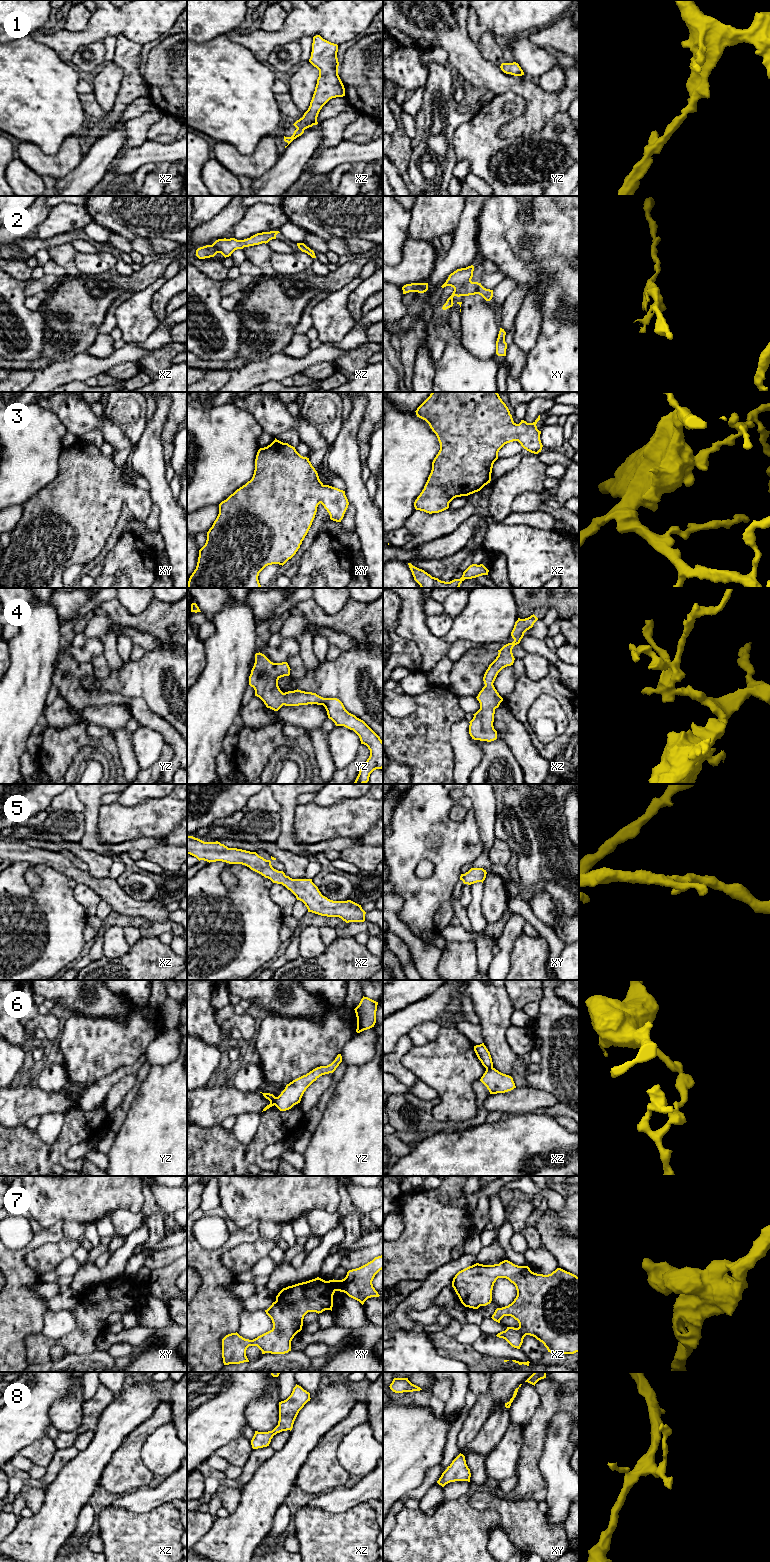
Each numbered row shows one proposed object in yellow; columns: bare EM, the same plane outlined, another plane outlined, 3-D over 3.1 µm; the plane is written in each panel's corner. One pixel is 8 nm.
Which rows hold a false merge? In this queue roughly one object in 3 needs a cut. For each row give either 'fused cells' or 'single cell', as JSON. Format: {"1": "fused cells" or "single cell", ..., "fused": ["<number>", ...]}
{"1": "single cell", "2": "single cell", "3": "single cell", "4": "single cell", "5": "single cell", "6": "fused cells", "7": "single cell", "8": "single cell", "fused": ["6"]}

